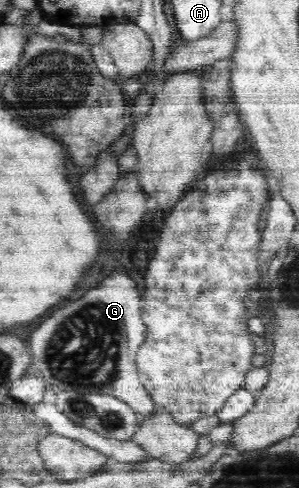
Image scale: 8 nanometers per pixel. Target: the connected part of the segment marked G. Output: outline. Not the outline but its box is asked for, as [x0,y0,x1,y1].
[27,272,159,418]

